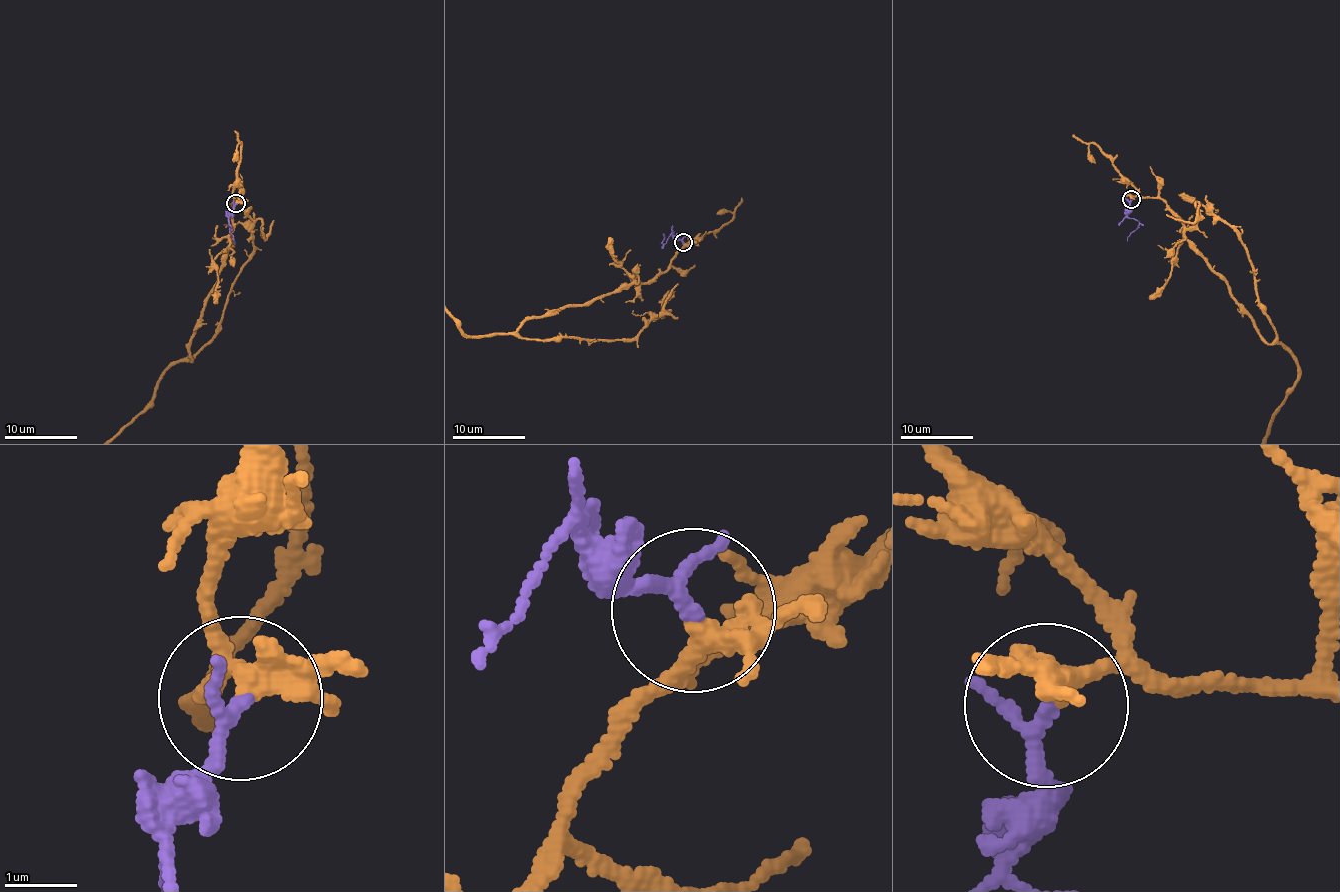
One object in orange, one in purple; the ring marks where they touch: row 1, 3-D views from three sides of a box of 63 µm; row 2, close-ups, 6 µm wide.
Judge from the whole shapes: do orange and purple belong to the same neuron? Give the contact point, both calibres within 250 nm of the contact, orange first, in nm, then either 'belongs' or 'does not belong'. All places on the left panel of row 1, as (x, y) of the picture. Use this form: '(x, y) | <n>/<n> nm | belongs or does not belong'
(236, 203) | 240/150 nm | belongs

